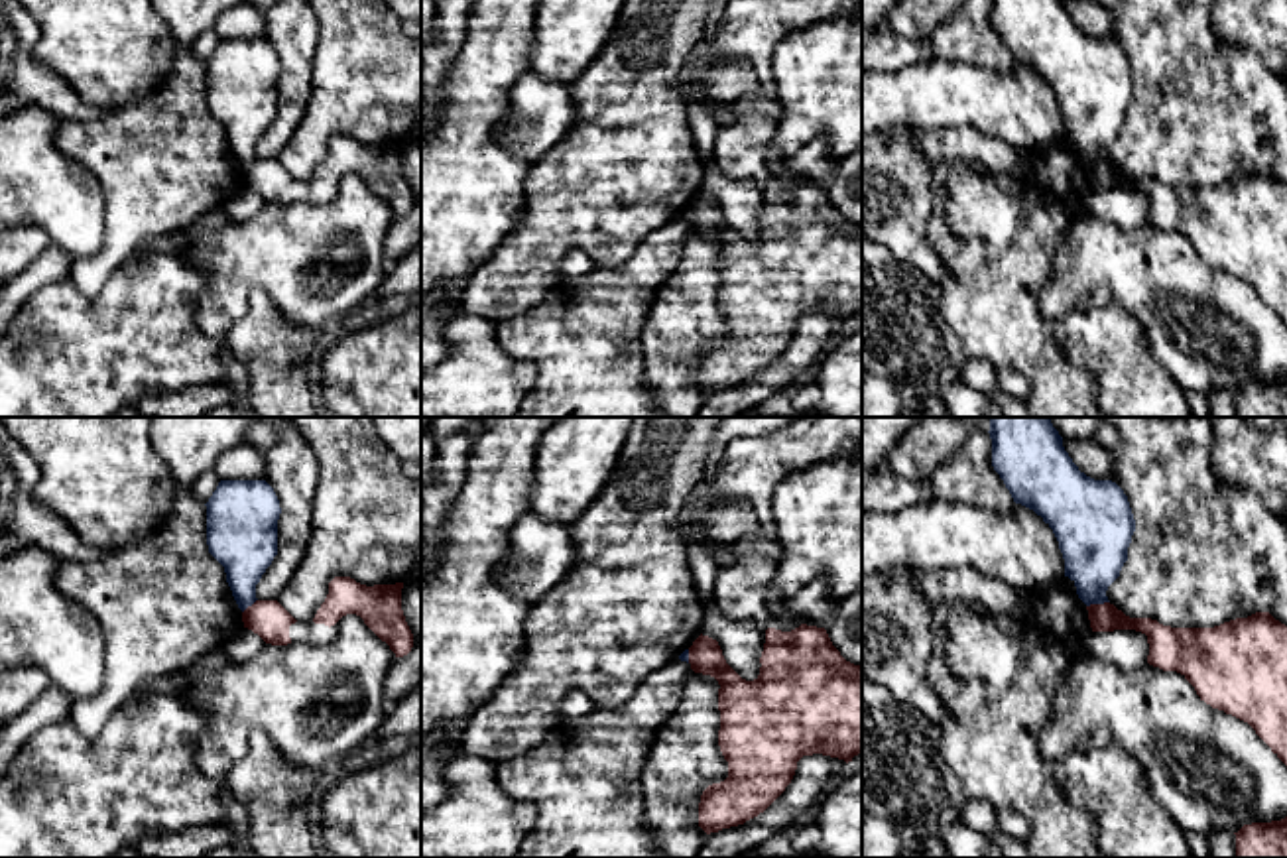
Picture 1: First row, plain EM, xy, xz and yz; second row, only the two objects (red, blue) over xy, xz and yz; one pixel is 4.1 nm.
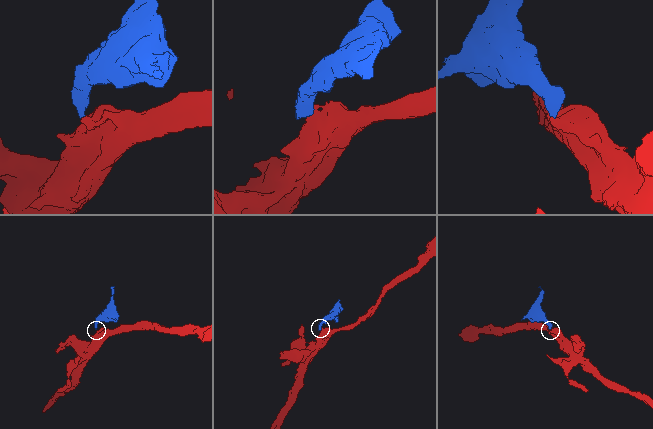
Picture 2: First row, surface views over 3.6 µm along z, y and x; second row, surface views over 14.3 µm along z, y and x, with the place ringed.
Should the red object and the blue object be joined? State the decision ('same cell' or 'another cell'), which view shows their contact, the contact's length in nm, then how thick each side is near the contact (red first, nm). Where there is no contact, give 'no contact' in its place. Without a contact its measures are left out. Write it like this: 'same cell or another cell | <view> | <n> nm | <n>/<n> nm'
another cell | yz | 100 nm | 110/280 nm

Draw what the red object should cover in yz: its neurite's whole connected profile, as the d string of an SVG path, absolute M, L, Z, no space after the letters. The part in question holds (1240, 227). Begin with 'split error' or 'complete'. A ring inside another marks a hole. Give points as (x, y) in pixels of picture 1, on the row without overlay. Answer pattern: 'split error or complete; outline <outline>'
complete; outline M1114 163L1086 165L1092 191L1135 189L1147 195L1147 222L1181 232L1200 260L1248 281L1287 325L1287 185L1256 171L1214 187L1171 187L1151 177L1130 177Z

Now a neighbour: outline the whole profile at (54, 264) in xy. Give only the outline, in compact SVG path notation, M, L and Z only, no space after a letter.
M49 242L47 250L24 274L4 285L0 289L0 335L31 293L43 285L69 279L73 264L75 260L65 250Z

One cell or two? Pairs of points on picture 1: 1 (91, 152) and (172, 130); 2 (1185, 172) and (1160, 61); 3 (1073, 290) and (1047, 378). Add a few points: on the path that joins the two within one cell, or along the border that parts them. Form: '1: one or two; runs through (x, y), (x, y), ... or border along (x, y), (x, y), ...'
1: one; runs through (111, 150), (152, 150)
2: one; runs through (1185, 144), (1183, 89)
3: two; border along (1049, 274), (1040, 296), (1040, 307), (1053, 321)

